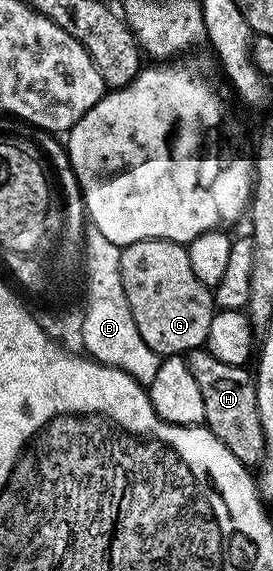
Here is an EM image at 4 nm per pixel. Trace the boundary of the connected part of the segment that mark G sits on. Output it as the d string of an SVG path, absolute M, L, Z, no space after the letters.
M149 238L141 242L122 245L120 254L121 283L125 297L129 302L137 331L145 340L145 345L155 351L161 358L183 356L194 348L202 348L209 338L209 326L216 314L215 297L212 289L193 274L193 266L189 263L189 254L184 245L172 240Z

